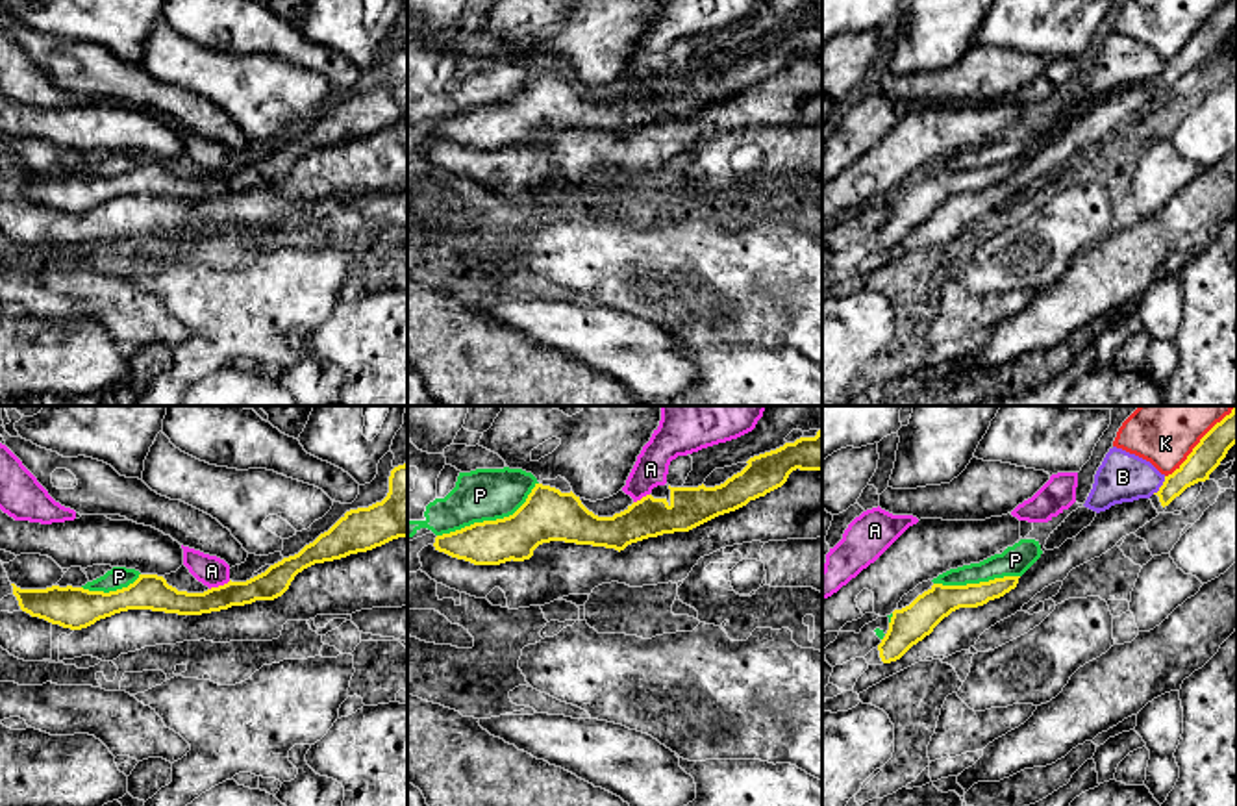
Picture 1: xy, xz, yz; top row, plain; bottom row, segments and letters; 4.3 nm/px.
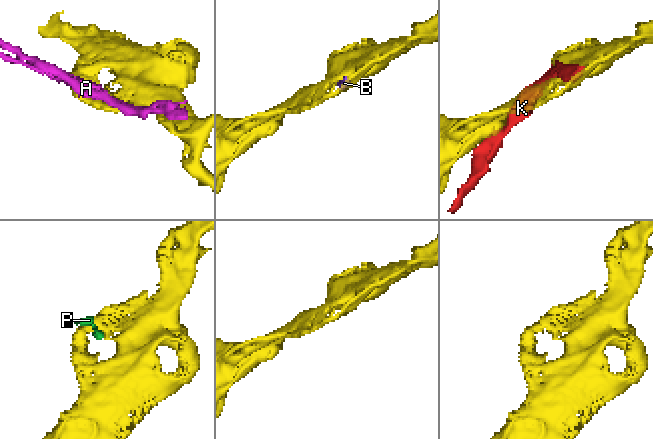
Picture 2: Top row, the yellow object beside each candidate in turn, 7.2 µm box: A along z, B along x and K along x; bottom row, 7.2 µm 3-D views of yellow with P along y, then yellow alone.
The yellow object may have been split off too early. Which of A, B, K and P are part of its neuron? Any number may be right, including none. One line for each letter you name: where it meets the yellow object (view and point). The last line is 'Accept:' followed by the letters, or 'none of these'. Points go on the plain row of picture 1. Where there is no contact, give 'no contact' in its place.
Accept: none of these

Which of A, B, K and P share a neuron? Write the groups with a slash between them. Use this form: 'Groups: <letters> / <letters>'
Groups: A / B P / K

